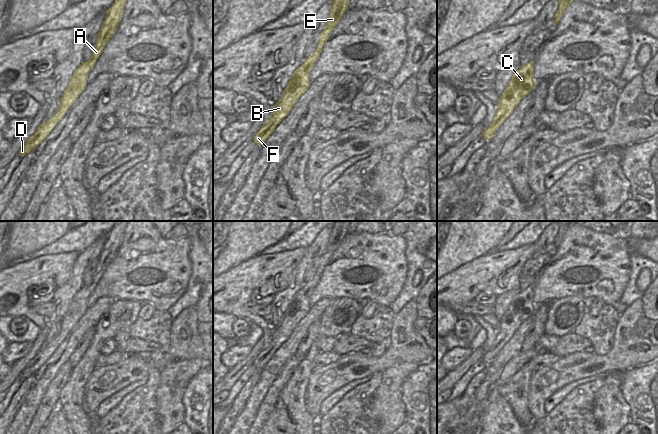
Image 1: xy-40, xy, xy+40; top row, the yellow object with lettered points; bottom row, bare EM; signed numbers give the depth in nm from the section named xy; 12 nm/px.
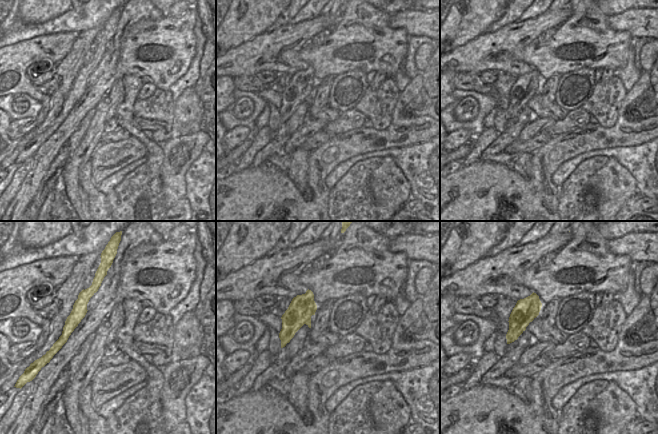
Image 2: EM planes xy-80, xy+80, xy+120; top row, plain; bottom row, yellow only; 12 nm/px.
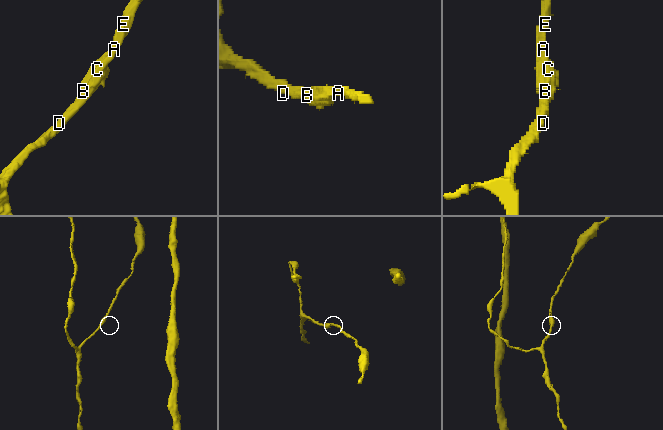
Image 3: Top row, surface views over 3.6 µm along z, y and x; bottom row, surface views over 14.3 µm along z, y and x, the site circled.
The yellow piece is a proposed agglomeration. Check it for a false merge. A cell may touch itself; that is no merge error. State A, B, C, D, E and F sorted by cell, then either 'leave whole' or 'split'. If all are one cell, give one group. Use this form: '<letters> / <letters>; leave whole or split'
A B C D E F; leave whole

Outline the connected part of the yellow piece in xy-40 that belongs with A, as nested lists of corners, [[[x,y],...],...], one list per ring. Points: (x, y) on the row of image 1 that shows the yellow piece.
[[[115,0],[112,6],[105,12],[106,17],[103,24],[97,33],[97,41],[93,50],[91,59],[87,62],[81,62],[80,66],[75,70],[69,85],[64,91],[60,99],[60,107],[57,113],[41,124],[38,129],[29,137],[27,142],[19,150],[21,157],[26,156],[31,151],[34,151],[54,127],[63,119],[68,109],[72,106],[79,95],[84,91],[87,82],[87,75],[94,67],[97,59],[101,55],[105,45],[115,33],[123,15],[124,5],[127,0]]]

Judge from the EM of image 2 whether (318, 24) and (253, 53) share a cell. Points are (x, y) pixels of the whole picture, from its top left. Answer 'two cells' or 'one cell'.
one cell

